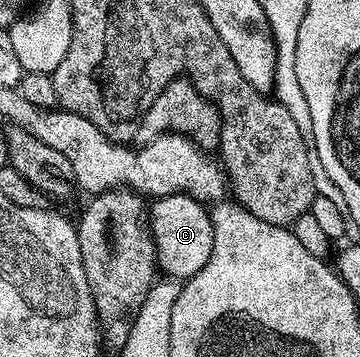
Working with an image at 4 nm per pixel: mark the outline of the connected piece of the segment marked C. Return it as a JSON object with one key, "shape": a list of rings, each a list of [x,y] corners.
{"shape":[[[169,195],[153,200],[148,207],[148,226],[154,237],[156,267],[163,276],[185,281],[208,265],[212,253],[212,221],[210,211],[199,200],[190,195]]]}

